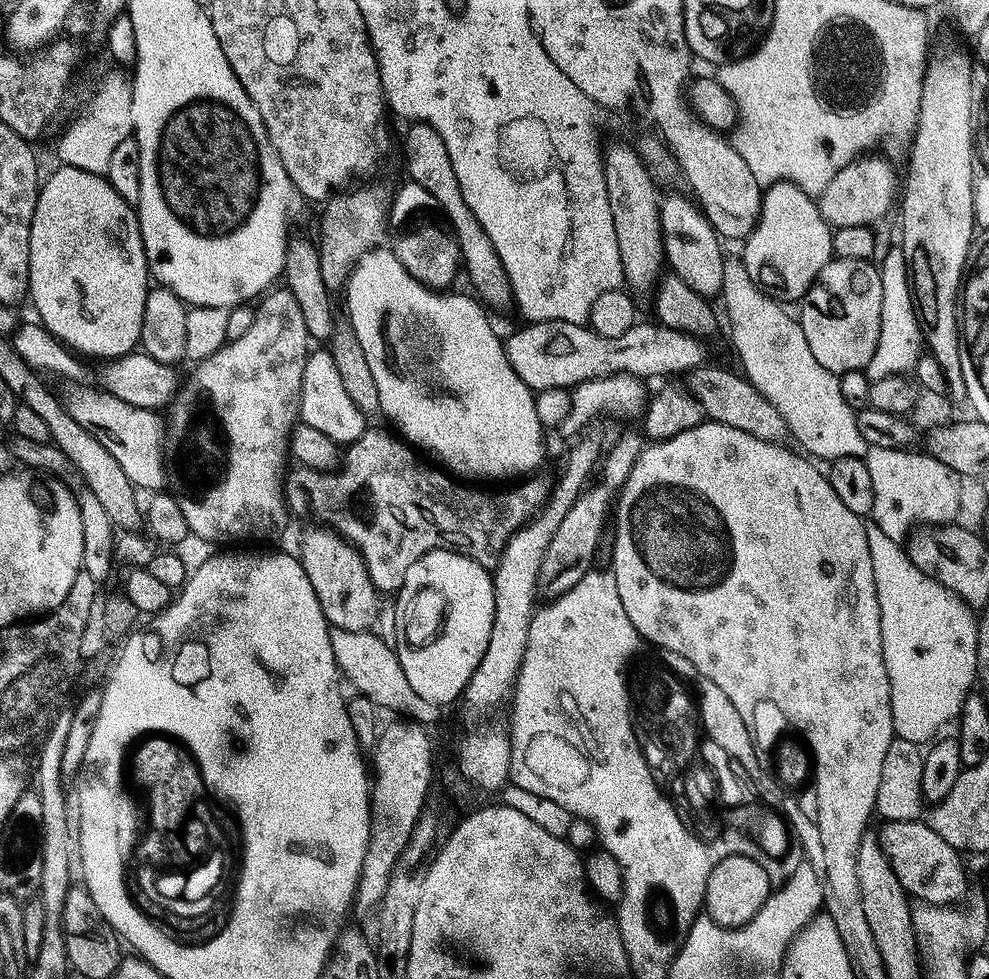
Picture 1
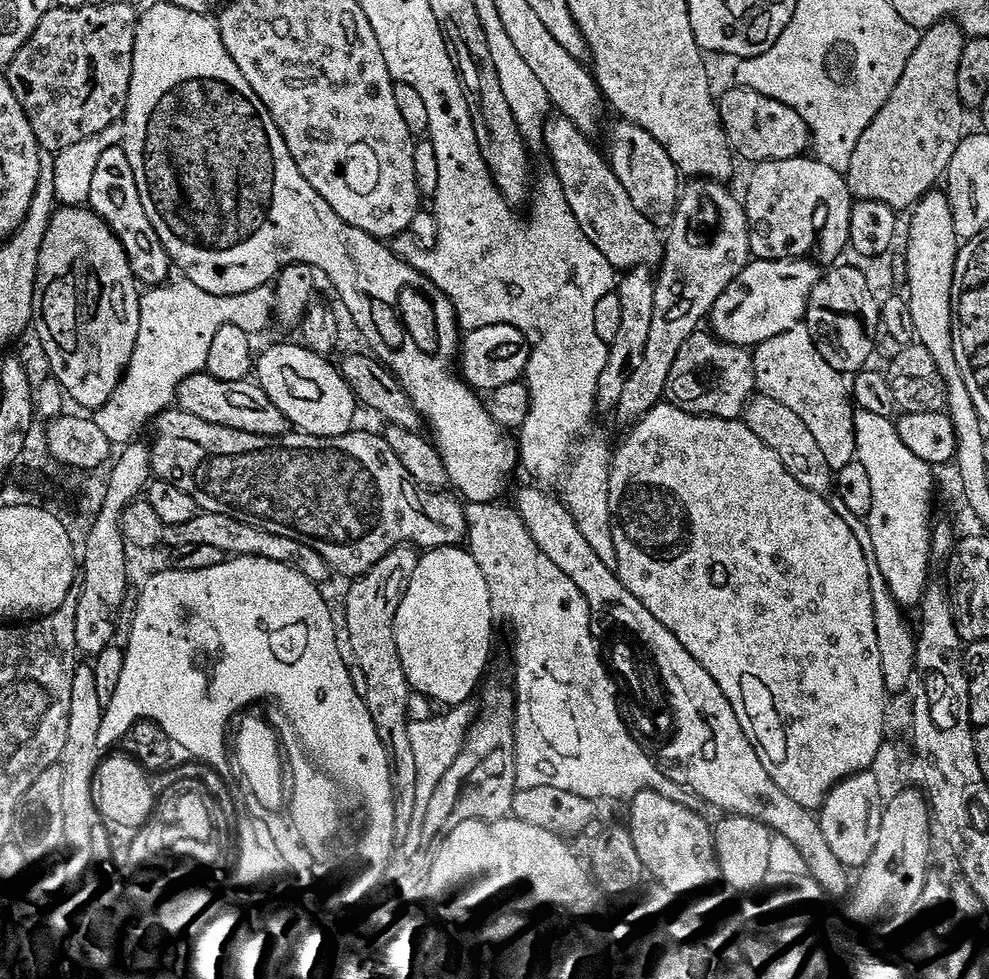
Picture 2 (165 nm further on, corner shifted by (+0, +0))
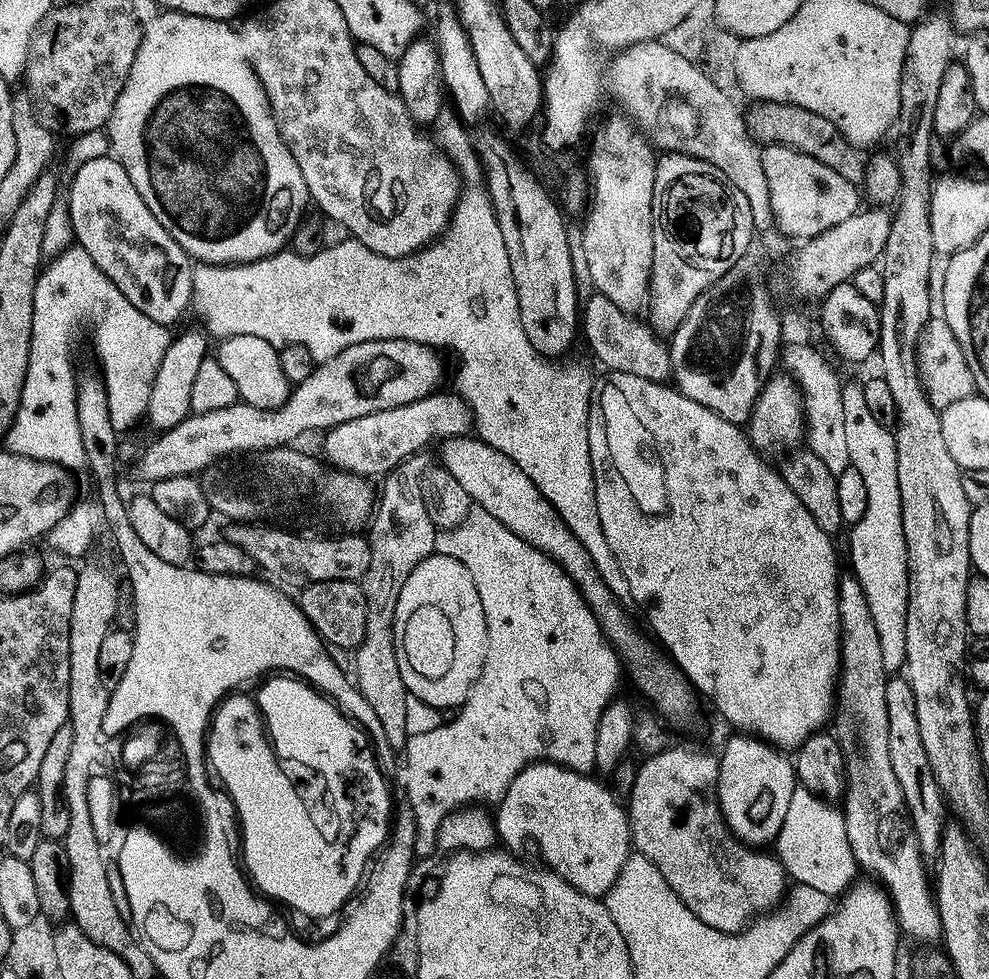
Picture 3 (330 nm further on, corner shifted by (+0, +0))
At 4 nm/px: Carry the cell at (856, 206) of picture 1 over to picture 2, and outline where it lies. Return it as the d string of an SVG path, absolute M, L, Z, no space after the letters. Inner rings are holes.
M952 18L942 19L920 32L920 41L906 62L906 70L902 70L902 78L894 82L890 98L886 98L882 110L870 118L870 126L862 130L862 138L858 138L858 146L854 146L850 154L846 179L848 191L856 200L877 200L897 210L908 210L927 192L933 191L939 180L941 183L950 158L954 158L954 150L966 132L966 109L958 96L958 68L965 39L963 28Z

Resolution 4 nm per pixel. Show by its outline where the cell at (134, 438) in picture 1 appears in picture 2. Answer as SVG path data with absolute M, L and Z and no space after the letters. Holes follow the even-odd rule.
M169 406L159 413L151 421L152 440L150 439L149 462L151 464L151 475L158 480L174 482L190 498L194 498L197 509L202 512L213 512L214 514L230 514L230 518L238 518L238 522L253 524L256 528L266 530L270 534L278 534L288 539L294 539L310 548L317 556L320 555L329 564L331 571L338 575L351 578L360 576L378 558L382 558L391 548L399 548L405 544L415 546L420 550L438 548L441 546L456 546L465 539L466 525L464 517L465 505L455 495L447 496L447 491L436 490L431 493L432 501L424 504L420 496L412 496L413 481L408 479L406 470L398 462L394 450L384 440L383 435L372 432L356 432L349 430L341 436L311 436L299 430L289 431L283 436L259 436L250 434L246 430L234 430L230 426L218 426L214 422L202 422L202 418L194 418L194 414L186 414L181 408Z

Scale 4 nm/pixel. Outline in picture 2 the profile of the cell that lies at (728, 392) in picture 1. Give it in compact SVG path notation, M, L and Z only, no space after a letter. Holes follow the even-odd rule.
M753 394L744 406L742 419L747 428L754 430L754 434L758 434L758 438L762 438L762 442L766 442L766 446L770 446L774 454L778 454L778 462L782 462L782 466L786 466L786 470L794 474L794 479L806 486L806 490L824 494L827 493L827 488L829 491L833 487L834 469L826 462L822 449L818 447L814 434L810 434L806 422L802 422L802 418L798 418L798 414L790 410L790 406L778 402L778 398Z

